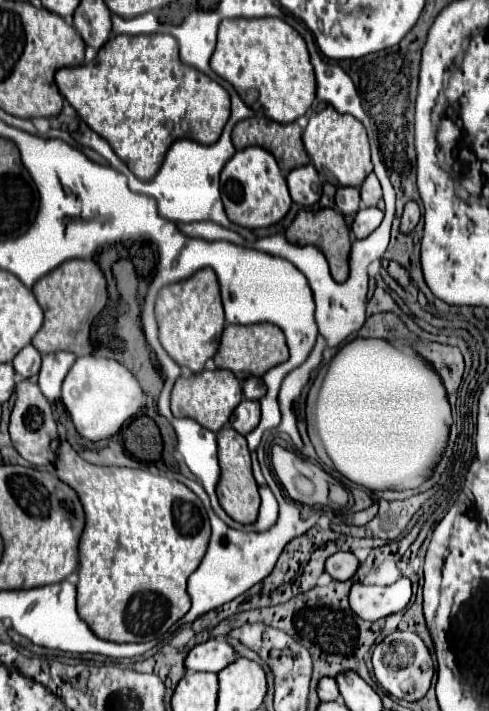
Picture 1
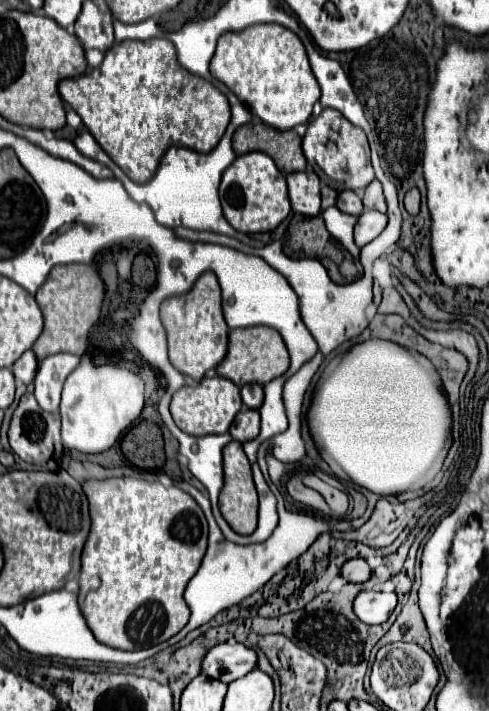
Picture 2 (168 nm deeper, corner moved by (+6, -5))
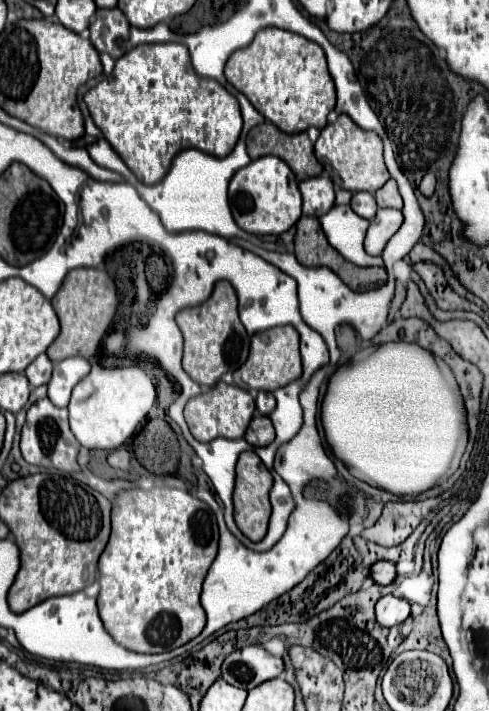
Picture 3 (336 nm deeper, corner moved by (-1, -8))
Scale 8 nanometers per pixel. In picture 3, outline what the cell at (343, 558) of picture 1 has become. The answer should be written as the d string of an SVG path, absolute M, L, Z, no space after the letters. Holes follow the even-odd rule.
M379 562L375 564L375 568L371 568L371 578L377 582L377 584L391 584L397 576L397 570L395 570L395 564L393 562Z

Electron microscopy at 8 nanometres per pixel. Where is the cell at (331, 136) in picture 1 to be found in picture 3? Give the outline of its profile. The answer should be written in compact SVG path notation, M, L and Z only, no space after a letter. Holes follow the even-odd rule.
M341 114L335 124L327 124L315 142L315 156L327 160L343 180L343 188L351 192L375 192L389 180L389 170L383 162L383 140L375 132L361 130L347 114Z

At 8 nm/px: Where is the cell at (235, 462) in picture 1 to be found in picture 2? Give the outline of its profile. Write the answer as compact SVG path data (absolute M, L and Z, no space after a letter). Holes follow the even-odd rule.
M230 441L224 447L224 487L220 491L220 513L236 533L240 535L254 533L258 521L258 495L252 481L248 457L244 455L242 443L238 441Z

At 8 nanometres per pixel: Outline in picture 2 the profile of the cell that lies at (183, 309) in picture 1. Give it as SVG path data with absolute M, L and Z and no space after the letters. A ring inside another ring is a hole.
M202 273L188 293L164 299L160 305L160 319L168 337L170 363L184 375L190 375L196 383L208 369L216 367L224 359L228 345L228 327L222 317L220 285L214 273Z

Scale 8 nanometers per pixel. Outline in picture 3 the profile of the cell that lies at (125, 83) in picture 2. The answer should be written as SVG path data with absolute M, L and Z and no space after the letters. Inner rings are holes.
M177 42L135 46L115 62L111 76L91 88L83 100L97 128L143 184L159 182L167 174L171 160L181 150L197 148L211 156L227 156L241 134L241 112L235 96L219 86L217 80L197 76L189 60L187 46Z

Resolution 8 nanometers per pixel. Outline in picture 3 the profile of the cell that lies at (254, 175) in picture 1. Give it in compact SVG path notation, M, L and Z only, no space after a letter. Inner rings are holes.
M263 156L241 168L229 184L235 222L251 234L283 234L301 218L299 182L291 168L277 156Z

